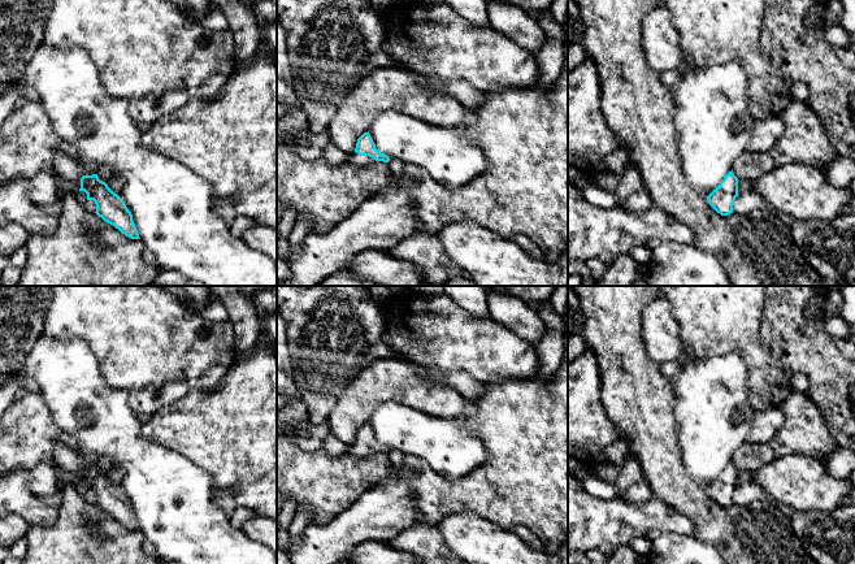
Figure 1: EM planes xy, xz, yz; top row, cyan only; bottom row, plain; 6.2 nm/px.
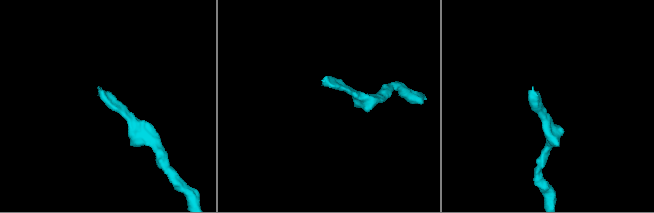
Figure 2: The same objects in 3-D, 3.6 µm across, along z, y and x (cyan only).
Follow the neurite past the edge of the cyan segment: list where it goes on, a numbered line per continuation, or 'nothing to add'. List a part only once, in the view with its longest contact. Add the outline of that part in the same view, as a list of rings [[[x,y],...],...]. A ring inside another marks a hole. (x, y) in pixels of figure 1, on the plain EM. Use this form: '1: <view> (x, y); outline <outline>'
1: xz (355, 450); outline [[[352,443],[347,447],[347,454],[357,457],[369,457],[377,452],[373,448],[360,447],[359,444]]]

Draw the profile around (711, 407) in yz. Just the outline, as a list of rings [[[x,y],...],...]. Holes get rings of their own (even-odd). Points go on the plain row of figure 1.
[[[686,351],[677,363],[680,372],[673,381],[673,411],[678,425],[681,460],[689,476],[708,487],[733,461],[752,426],[755,409],[747,396],[747,364],[738,352],[694,361]]]

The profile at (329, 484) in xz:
[[[300,399],[277,412],[277,516],[287,500],[295,499],[299,507],[313,507],[311,525],[324,525],[350,508],[368,490],[394,476],[396,467],[383,452],[357,457],[350,454],[330,456],[325,448],[304,451],[296,444],[292,433],[309,425],[308,409]]]

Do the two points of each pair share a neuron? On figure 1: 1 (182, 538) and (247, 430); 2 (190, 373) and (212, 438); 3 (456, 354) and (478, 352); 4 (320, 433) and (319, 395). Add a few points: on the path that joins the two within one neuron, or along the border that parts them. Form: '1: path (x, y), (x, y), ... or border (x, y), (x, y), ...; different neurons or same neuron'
1: border (192, 463), (211, 477), (212, 485), (216, 489); different neurons
2: border (224, 377), (213, 389), (190, 390), (169, 406); different neurons
3: path (461, 352), (473, 352); same neuron
4: border (311, 422), (325, 425); different neurons

